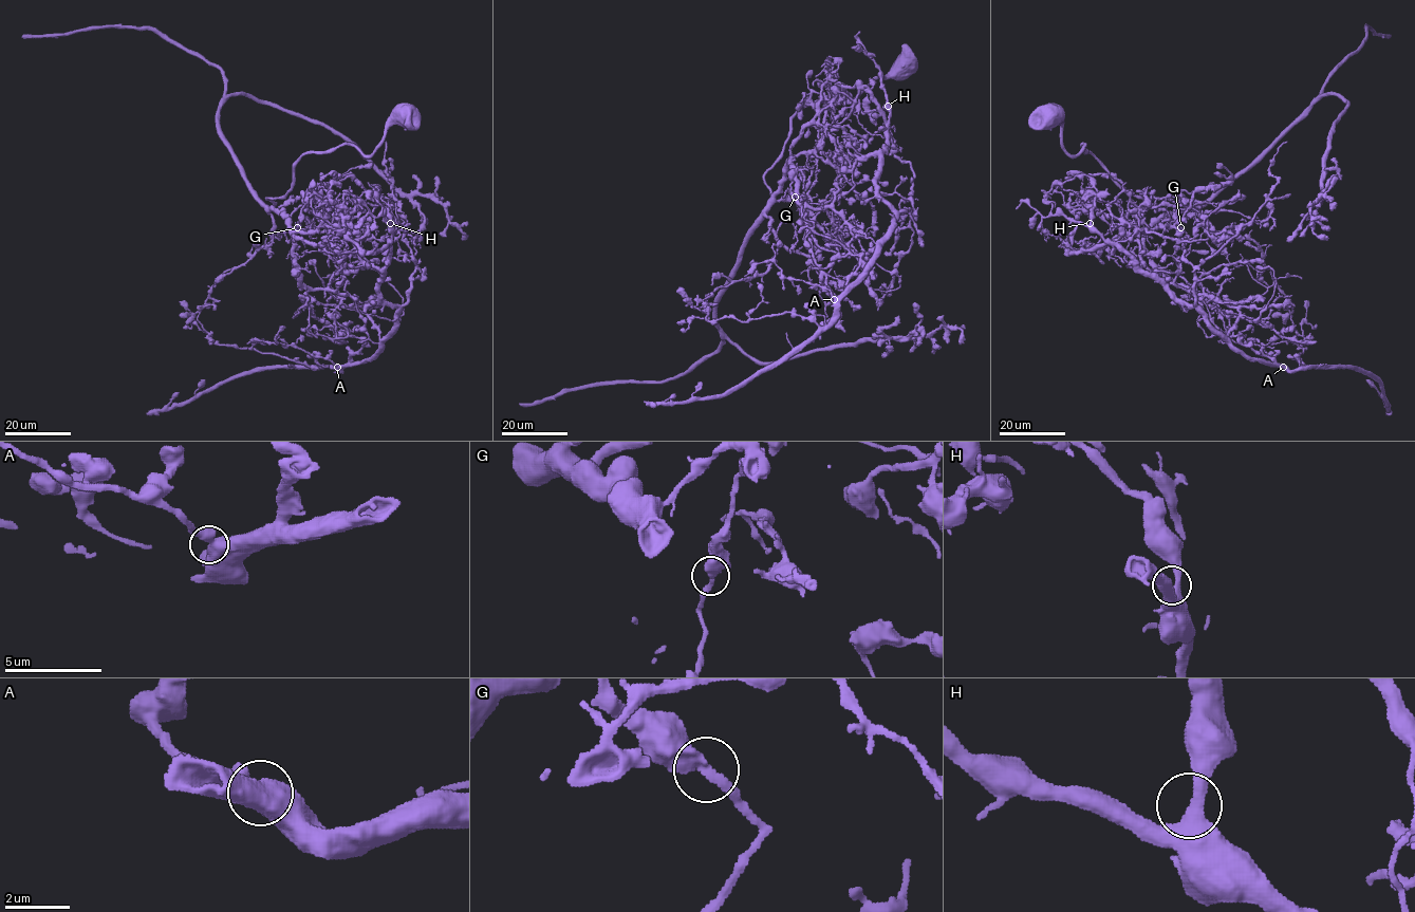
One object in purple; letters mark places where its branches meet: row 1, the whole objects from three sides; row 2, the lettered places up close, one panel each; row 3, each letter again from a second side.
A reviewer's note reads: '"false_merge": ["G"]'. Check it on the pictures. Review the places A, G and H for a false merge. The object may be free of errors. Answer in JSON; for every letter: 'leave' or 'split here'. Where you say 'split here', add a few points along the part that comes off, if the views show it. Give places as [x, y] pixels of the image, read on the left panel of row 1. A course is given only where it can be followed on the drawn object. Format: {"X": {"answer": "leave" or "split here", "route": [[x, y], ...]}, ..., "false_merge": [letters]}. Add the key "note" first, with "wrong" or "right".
{"note": "right", "A": {"answer": "leave"}, "G": {"answer": "split here", "route": [[297, 227], [295, 278], [383, 338], [396, 309], [382, 271], [339, 205], [308, 210], [331, 226]]}, "H": {"answer": "leave"}, "false_merge": ["G"]}

